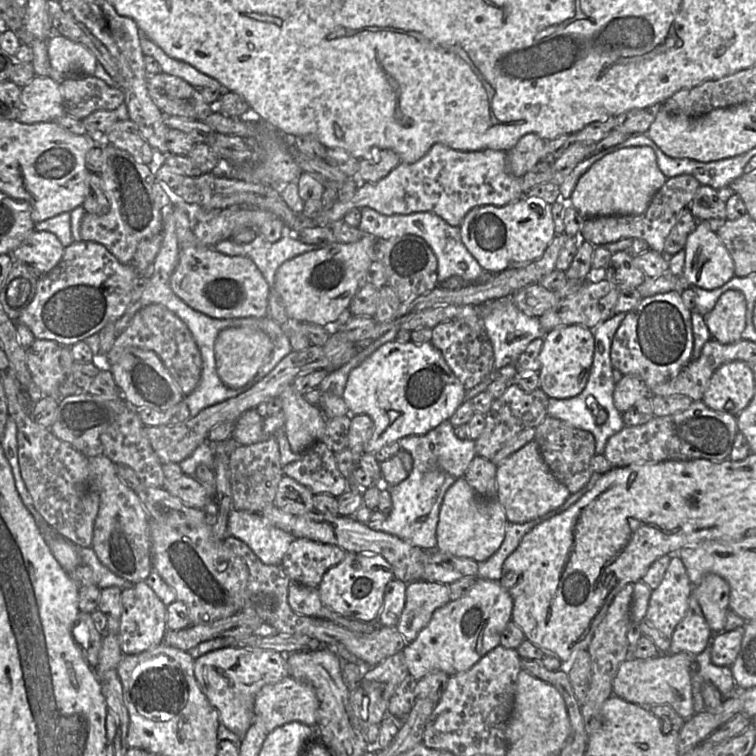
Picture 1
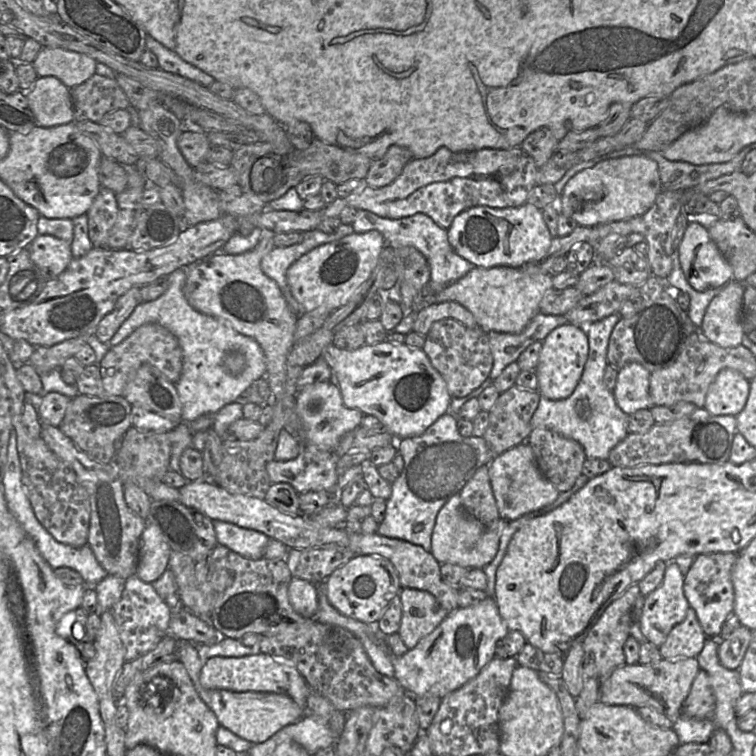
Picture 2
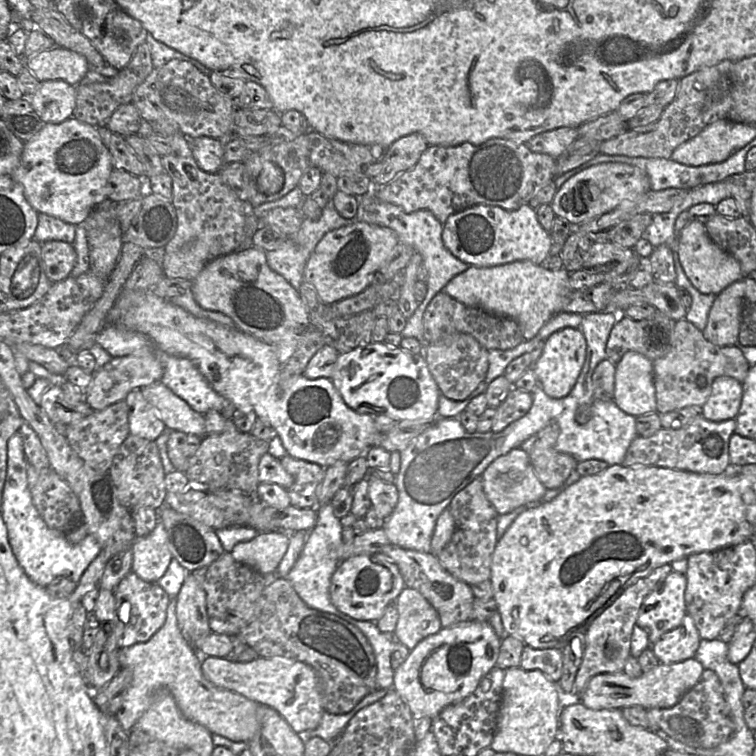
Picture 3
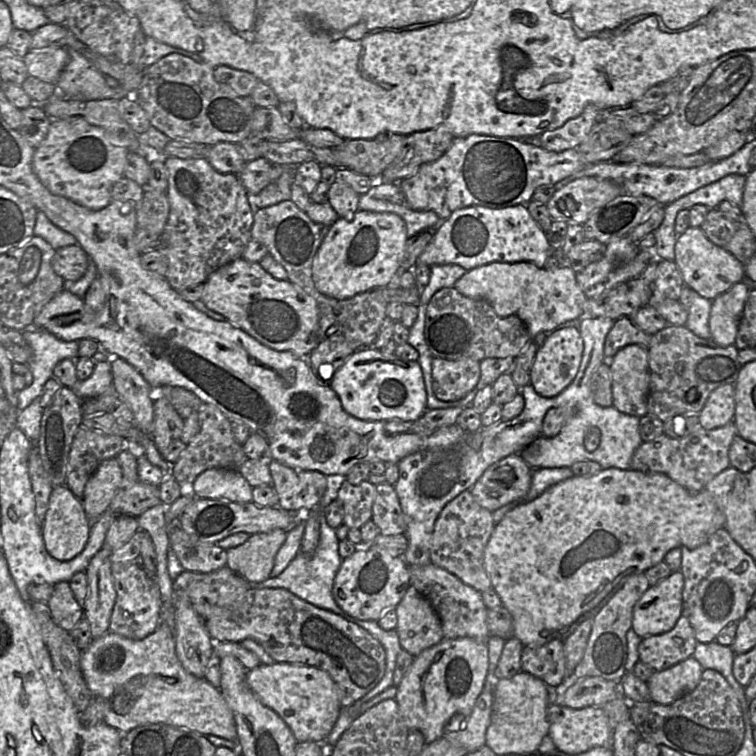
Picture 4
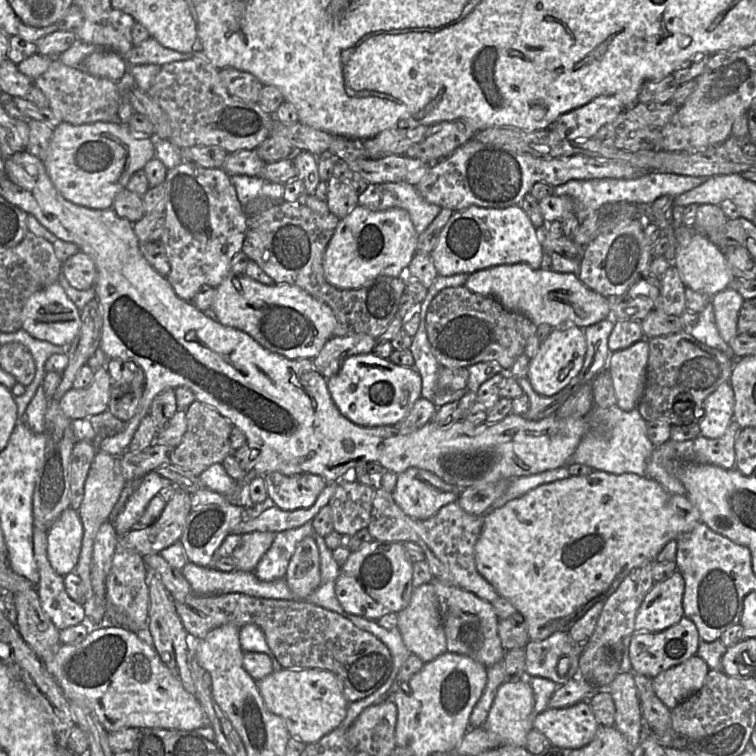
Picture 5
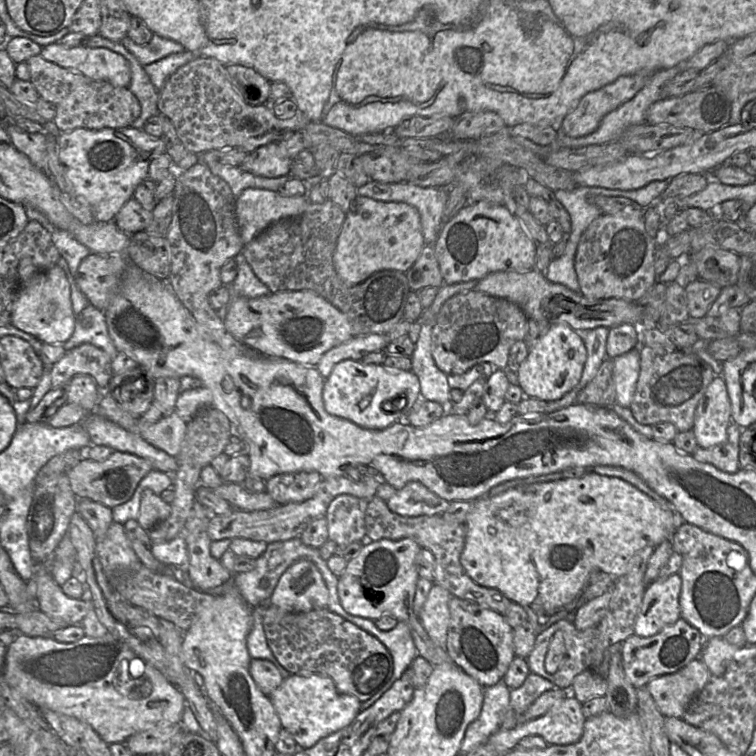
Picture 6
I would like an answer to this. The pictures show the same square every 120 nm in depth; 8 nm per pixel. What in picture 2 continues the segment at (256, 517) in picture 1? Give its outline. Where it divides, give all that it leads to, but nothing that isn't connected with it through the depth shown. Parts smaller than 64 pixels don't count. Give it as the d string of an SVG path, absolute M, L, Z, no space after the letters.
M214 520L213 526L219 545L226 546L249 559L263 558L265 548L270 541L266 534L220 520Z

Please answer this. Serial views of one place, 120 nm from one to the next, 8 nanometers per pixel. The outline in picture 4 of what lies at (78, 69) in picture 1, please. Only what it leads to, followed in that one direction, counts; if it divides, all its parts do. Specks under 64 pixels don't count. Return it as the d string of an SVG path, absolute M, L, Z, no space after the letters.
M45 48L28 51L23 61L30 76L55 85L69 55L65 48Z

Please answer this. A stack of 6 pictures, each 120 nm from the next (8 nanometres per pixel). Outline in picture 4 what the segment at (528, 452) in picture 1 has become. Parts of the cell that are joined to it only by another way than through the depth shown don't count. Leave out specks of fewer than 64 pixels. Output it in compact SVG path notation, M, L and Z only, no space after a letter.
M514 453L490 465L470 491L481 507L493 512L526 496L531 479L532 468Z

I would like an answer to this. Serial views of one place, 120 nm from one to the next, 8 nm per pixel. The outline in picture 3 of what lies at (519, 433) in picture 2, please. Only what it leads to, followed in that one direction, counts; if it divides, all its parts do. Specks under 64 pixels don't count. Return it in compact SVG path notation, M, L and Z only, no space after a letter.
M513 387L506 399L496 408L491 431L500 432L528 413L533 403L531 392Z

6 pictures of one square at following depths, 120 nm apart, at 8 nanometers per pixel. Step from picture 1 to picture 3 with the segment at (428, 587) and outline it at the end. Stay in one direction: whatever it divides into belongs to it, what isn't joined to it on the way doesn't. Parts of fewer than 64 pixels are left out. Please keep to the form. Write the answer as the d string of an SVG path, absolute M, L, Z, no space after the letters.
M405 586L395 603L398 621L394 636L410 651L423 639L441 630L438 612L417 590Z

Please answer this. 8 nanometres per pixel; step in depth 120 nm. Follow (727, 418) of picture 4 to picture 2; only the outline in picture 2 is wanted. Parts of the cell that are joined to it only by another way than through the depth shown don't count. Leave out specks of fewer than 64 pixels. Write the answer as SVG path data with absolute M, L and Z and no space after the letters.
M724 368L710 384L703 407L713 416L737 416L746 405L749 391L749 380L737 370Z

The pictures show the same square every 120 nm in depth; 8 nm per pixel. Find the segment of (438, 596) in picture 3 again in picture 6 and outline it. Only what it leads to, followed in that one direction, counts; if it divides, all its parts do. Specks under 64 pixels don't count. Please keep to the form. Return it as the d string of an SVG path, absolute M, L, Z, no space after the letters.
M452 594L449 600L449 611L450 623L446 650L454 664L483 687L493 686L501 681L516 656L513 628L501 613Z

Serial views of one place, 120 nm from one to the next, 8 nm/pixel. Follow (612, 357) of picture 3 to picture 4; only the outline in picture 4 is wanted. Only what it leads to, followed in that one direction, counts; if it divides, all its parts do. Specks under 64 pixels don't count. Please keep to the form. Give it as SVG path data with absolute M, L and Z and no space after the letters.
M623 316L615 320L604 343L606 361L610 360L620 349L630 344L639 344L648 349L652 336L641 330L630 317Z

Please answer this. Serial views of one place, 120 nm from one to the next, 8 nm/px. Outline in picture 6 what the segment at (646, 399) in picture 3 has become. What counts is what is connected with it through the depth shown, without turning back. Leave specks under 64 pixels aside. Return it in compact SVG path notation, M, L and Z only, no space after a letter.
M636 347L612 360L616 403L630 407L640 372L640 349Z

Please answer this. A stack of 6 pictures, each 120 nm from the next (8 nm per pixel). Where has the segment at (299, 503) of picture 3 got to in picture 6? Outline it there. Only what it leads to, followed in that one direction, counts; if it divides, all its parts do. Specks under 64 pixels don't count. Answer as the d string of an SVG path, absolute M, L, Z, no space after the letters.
M315 471L280 473L265 481L265 491L279 505L312 498L323 477Z

